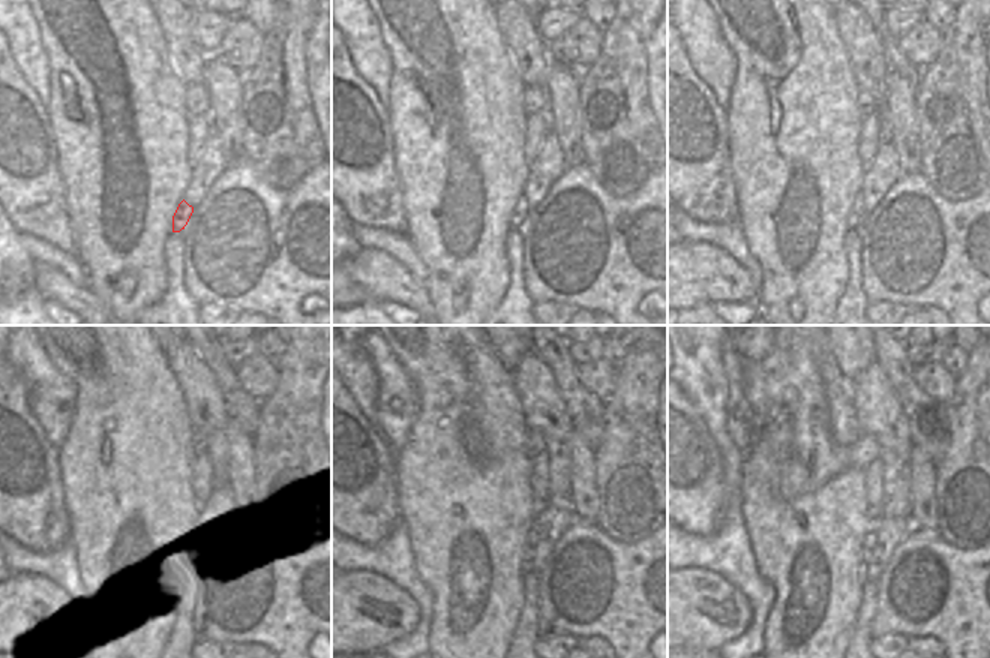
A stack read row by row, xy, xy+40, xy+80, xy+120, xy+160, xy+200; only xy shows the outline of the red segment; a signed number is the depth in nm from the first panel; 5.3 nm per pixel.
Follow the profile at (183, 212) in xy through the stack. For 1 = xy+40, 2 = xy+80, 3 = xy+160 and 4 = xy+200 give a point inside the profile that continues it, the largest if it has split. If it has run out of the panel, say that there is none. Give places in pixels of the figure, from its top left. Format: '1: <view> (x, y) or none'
1: xy+40 (521, 210)
2: xy+80 (857, 213)
3: xy+160 (531, 540)
4: xy+200 (869, 540)

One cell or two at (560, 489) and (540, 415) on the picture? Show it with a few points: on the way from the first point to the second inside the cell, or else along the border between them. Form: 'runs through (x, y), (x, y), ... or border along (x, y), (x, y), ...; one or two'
runs through (558, 471), (557, 433); one

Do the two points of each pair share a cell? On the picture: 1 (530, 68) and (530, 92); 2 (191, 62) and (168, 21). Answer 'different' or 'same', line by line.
1: different
2: same

